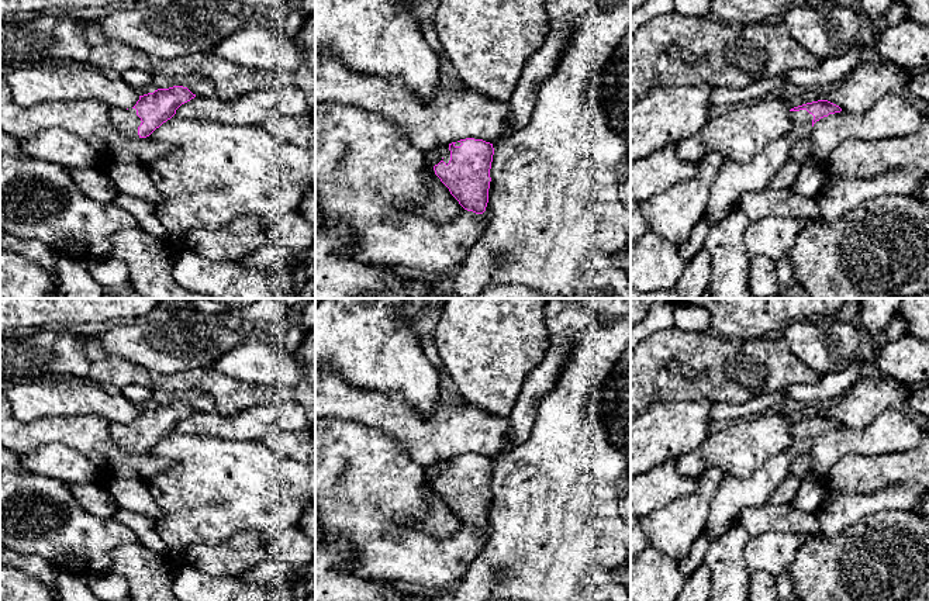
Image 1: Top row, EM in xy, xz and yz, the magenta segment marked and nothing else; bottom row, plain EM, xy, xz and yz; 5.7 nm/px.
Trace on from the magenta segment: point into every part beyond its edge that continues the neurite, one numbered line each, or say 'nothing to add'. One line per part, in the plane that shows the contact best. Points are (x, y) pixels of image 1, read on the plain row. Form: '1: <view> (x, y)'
1: yz (735, 494)

